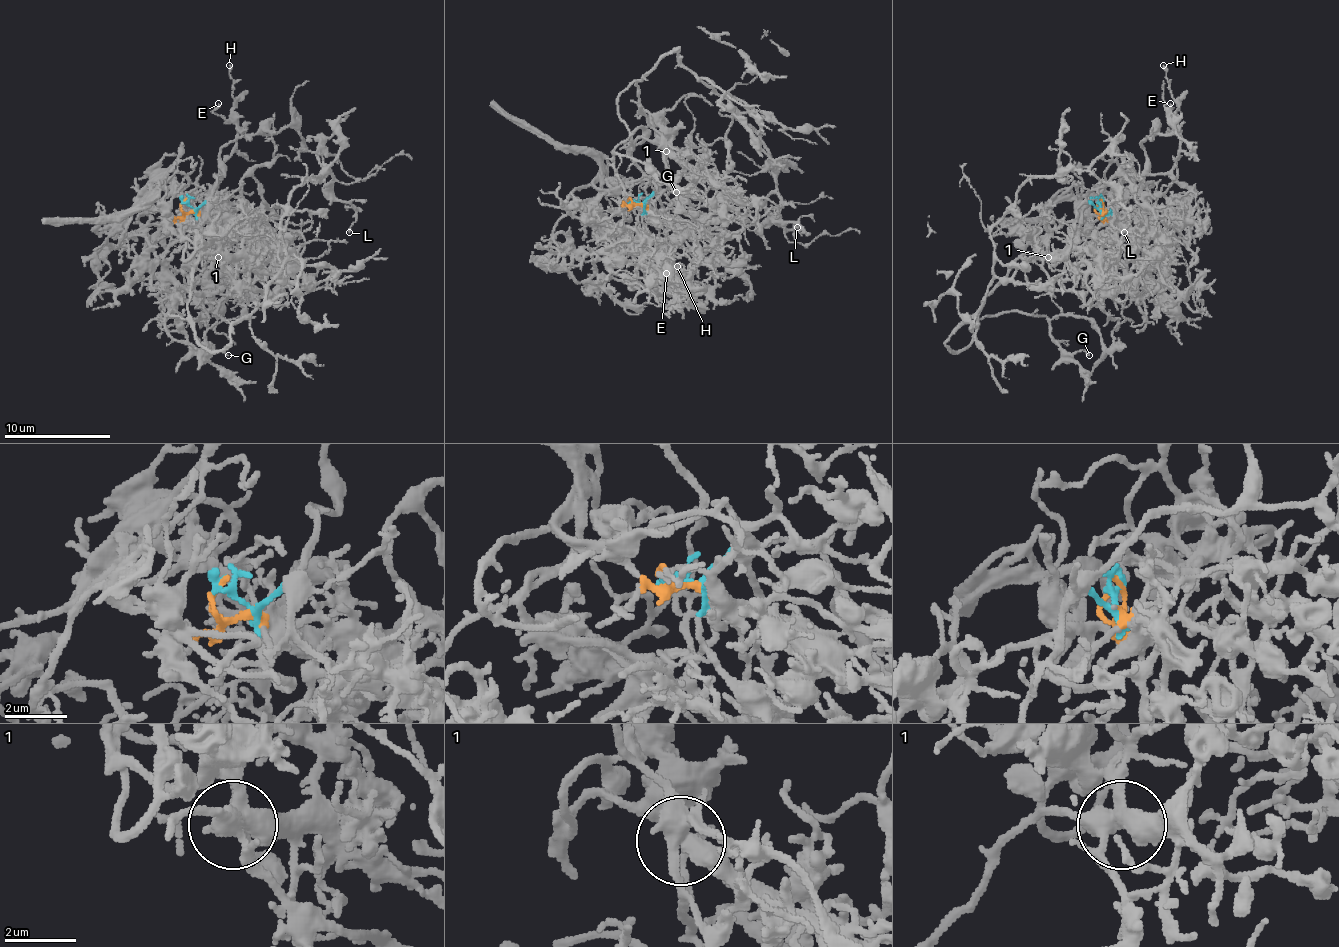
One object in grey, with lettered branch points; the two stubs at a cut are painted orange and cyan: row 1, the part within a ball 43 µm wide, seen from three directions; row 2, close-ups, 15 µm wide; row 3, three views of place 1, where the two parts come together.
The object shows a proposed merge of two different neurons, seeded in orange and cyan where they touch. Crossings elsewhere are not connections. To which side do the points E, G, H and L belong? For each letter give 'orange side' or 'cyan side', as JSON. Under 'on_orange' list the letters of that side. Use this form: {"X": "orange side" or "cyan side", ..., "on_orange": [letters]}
{"E": "cyan side", "G": "cyan side", "H": "cyan side", "L": "cyan side", "on_orange": []}

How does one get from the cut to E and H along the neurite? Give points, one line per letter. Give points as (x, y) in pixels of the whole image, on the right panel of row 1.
E: (1100, 201), (1100, 206), (1092, 201), (1119, 175), (1164, 175), (1174, 164), (1180, 132), (1166, 113), (1169, 103)
H: (1100, 201), (1100, 206), (1092, 201), (1119, 175), (1164, 175), (1172, 167), (1180, 148), (1177, 100), (1164, 65)

